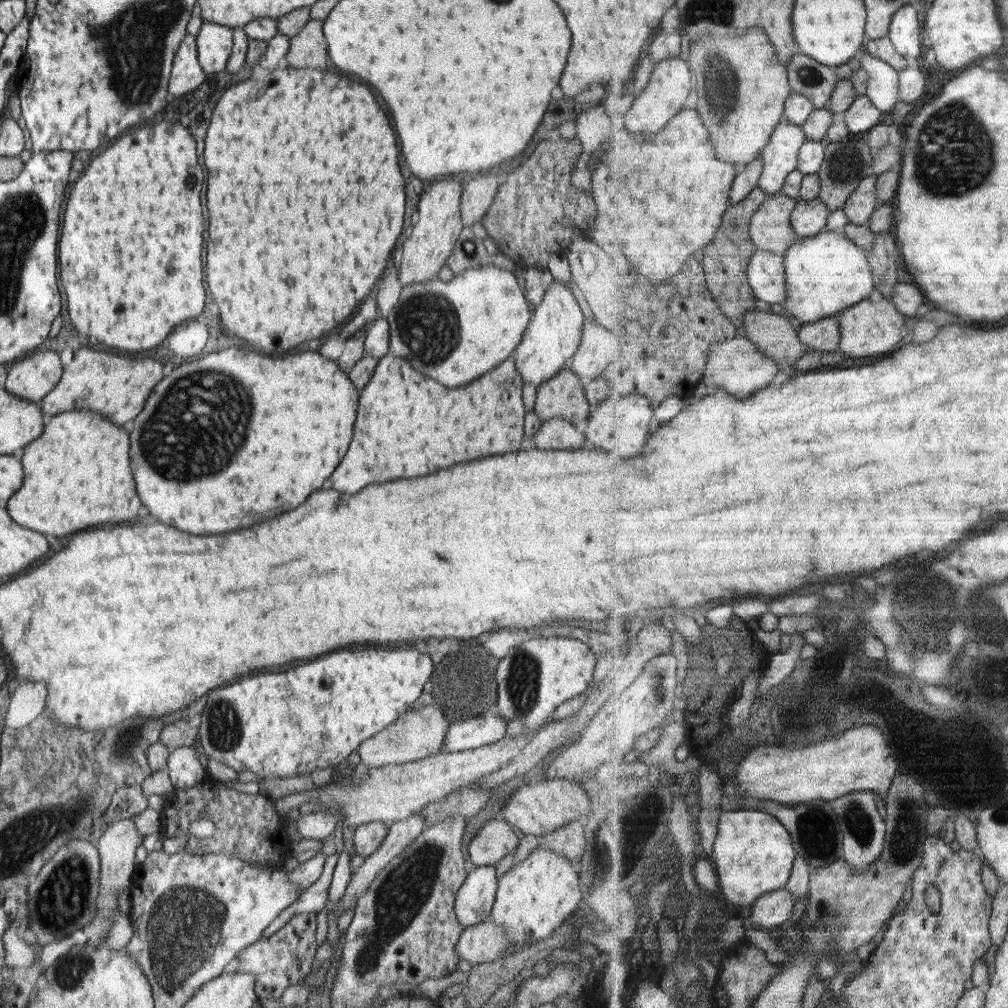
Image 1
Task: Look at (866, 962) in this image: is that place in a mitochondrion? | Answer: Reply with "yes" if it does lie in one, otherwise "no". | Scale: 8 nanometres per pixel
no

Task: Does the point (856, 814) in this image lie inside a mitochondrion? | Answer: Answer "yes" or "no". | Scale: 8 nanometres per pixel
yes

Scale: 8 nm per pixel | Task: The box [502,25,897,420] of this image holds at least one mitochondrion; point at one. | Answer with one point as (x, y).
(719, 77)

